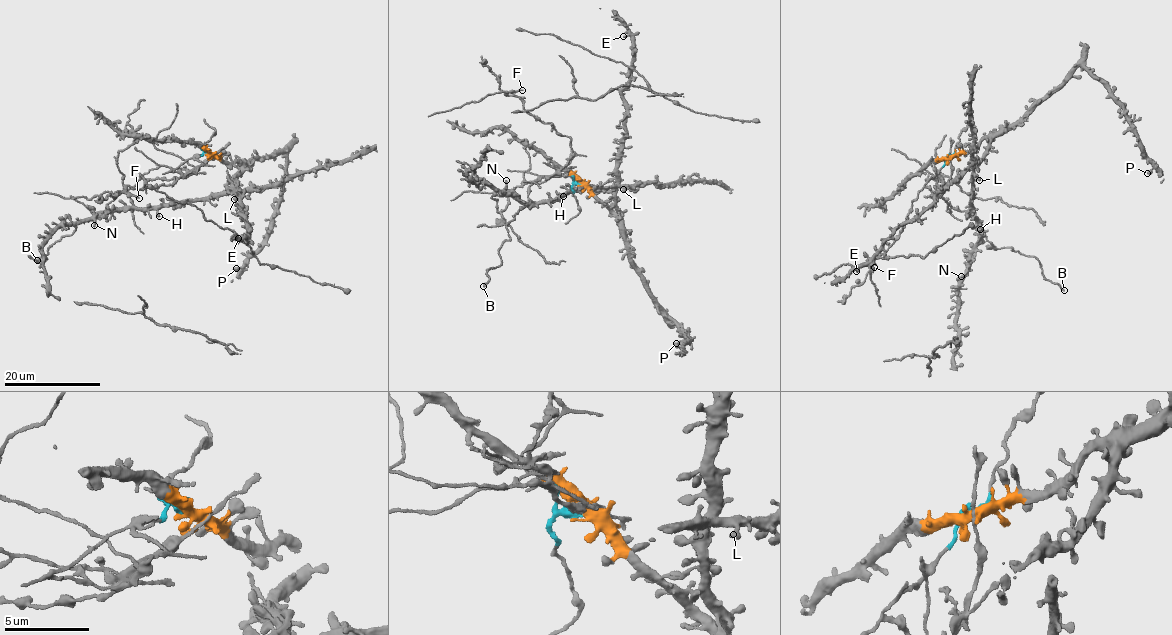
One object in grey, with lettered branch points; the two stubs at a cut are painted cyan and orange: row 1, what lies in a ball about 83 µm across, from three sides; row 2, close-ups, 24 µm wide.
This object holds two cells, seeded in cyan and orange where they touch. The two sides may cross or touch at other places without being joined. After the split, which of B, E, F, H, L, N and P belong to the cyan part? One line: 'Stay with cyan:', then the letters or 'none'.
Stay with cyan: B, F

